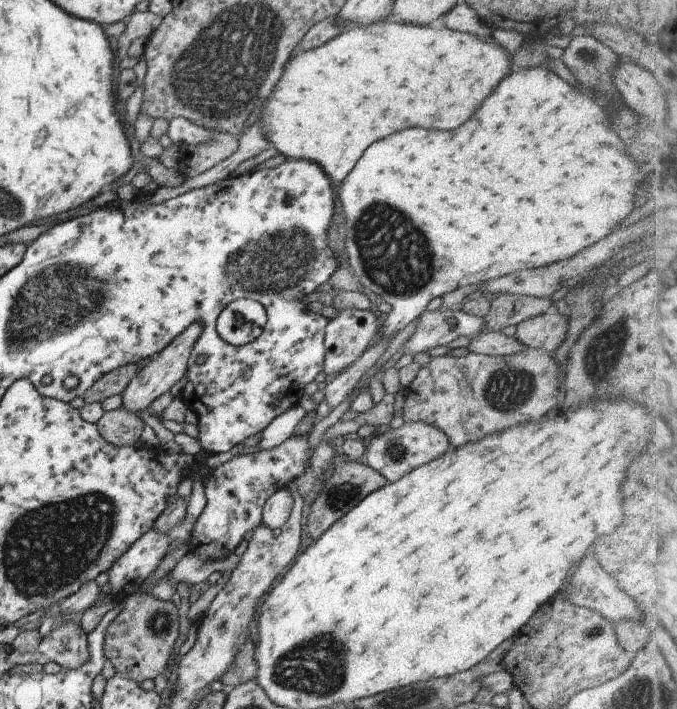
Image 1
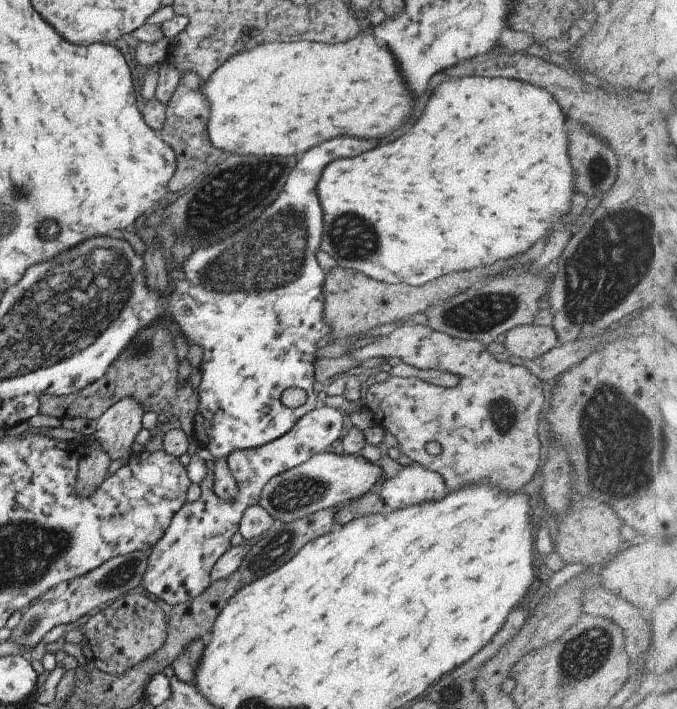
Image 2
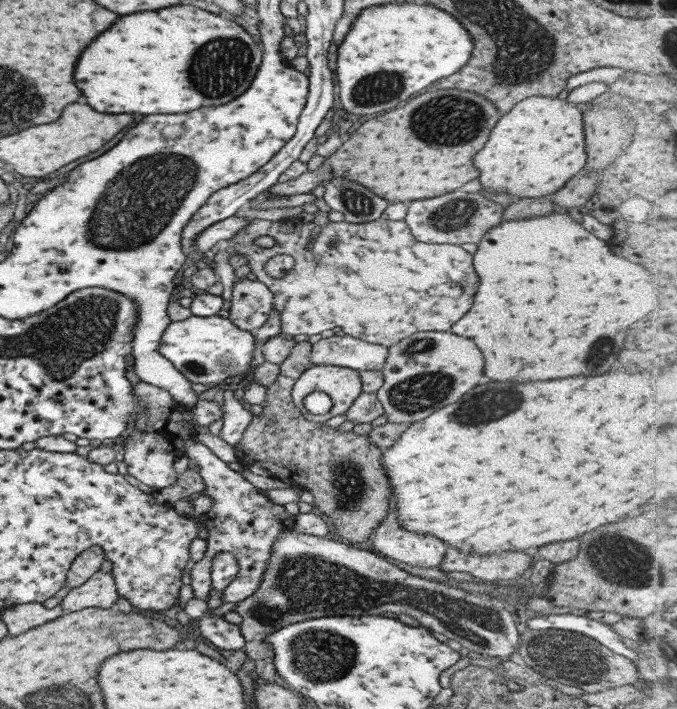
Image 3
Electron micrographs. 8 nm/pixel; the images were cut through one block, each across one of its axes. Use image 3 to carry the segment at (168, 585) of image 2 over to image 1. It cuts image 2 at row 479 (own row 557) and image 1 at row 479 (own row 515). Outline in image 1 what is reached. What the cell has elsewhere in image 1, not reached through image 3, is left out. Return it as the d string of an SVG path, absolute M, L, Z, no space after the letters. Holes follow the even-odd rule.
M310 432L306 437L294 434L271 450L262 450L237 456L210 469L208 476L201 480L204 484L206 506L200 514L190 534L189 554L198 560L222 560L244 539L244 534L262 523L264 503L281 488L288 489L290 482L304 470L308 460Z

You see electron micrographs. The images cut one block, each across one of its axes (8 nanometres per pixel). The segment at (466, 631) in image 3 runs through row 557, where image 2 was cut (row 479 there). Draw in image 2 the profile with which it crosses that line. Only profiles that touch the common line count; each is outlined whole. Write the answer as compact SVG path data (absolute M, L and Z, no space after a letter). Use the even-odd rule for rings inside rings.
M330 450L318 452L318 454L312 454L310 458L307 458L306 462L302 462L302 464L294 468L277 474L274 478L270 478L262 489L259 505L263 506L264 510L267 510L268 514L276 521L289 523L348 501L358 500L358 498L370 491L370 488L376 482L382 480L383 474L384 470L380 461L370 462L363 456L335 453Z

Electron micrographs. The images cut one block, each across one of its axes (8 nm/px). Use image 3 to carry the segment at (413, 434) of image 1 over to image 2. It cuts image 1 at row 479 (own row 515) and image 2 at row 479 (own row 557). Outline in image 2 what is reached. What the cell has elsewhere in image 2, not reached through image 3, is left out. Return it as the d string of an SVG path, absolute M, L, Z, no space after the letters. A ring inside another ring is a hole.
M415 463L398 470L394 478L382 482L380 495L387 511L404 510L416 504L438 502L448 496L449 490L438 472L432 472Z

